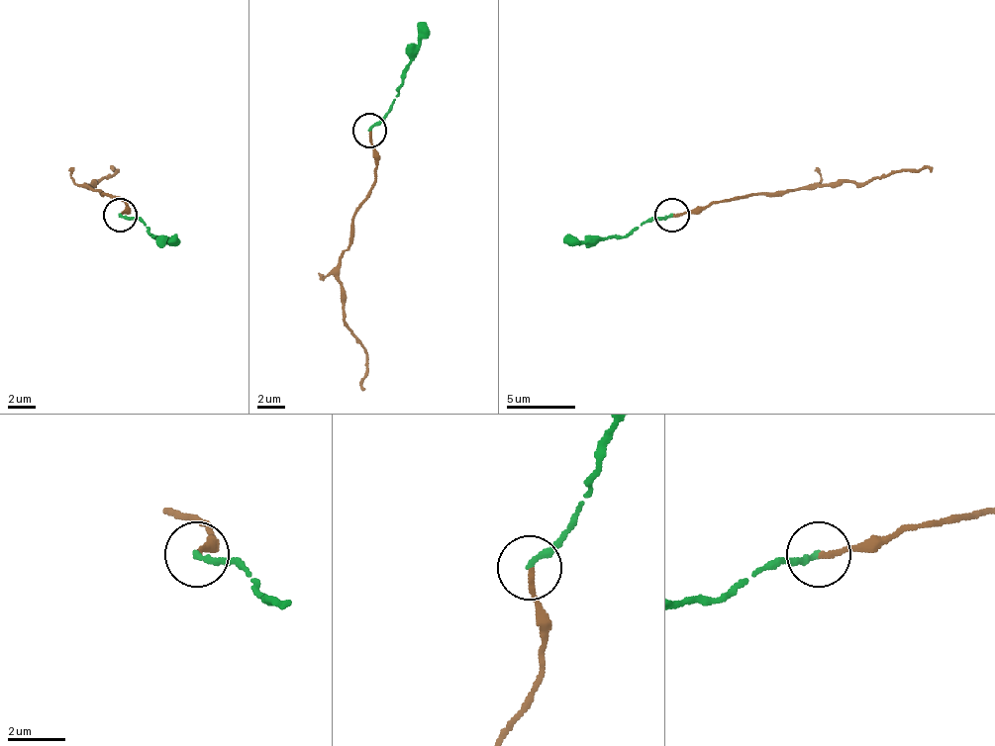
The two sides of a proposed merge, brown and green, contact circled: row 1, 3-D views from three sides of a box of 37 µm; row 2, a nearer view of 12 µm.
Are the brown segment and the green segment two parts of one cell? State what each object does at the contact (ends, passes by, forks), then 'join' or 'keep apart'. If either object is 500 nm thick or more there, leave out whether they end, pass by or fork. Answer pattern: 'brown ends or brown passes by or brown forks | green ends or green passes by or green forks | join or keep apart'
brown ends | green ends | keep apart

